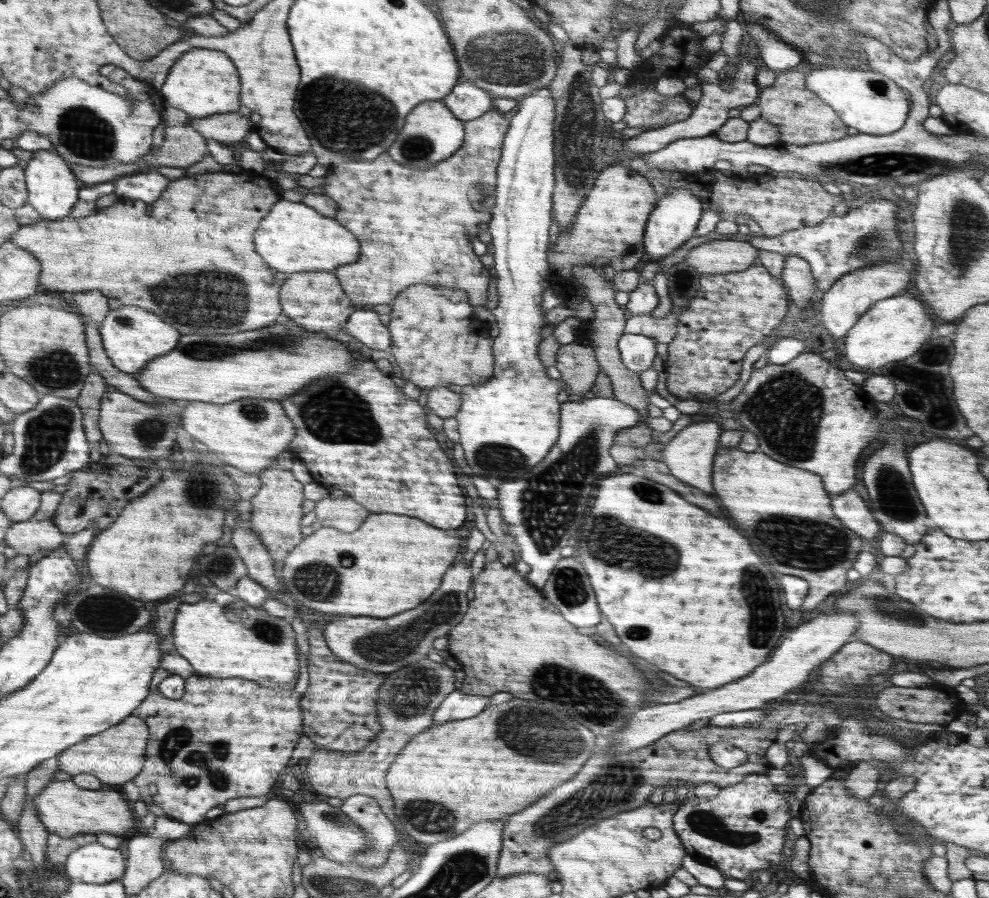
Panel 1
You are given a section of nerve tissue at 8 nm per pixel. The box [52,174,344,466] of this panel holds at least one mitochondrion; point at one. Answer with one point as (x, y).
(211, 300)

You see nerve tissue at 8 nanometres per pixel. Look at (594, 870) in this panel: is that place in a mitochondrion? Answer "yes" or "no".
no

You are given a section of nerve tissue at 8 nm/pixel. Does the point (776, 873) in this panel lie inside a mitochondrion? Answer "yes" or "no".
no

